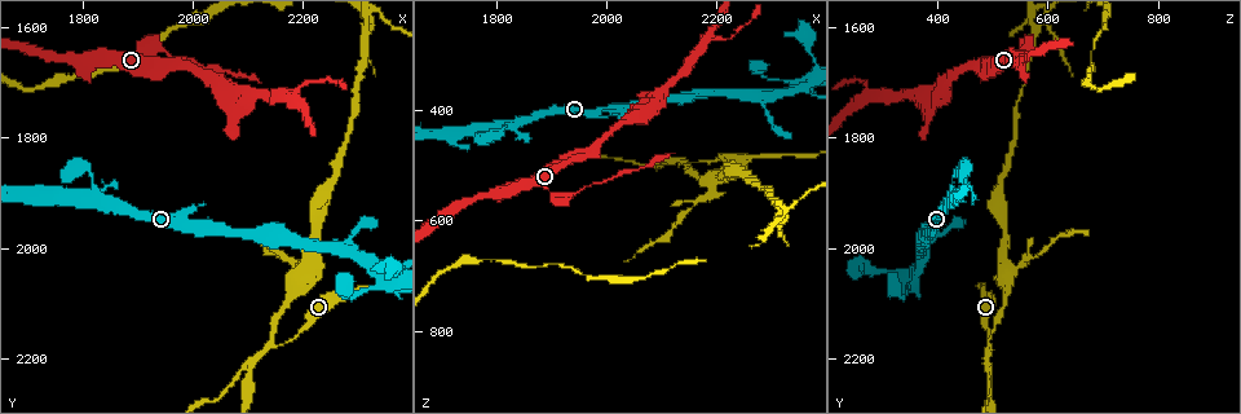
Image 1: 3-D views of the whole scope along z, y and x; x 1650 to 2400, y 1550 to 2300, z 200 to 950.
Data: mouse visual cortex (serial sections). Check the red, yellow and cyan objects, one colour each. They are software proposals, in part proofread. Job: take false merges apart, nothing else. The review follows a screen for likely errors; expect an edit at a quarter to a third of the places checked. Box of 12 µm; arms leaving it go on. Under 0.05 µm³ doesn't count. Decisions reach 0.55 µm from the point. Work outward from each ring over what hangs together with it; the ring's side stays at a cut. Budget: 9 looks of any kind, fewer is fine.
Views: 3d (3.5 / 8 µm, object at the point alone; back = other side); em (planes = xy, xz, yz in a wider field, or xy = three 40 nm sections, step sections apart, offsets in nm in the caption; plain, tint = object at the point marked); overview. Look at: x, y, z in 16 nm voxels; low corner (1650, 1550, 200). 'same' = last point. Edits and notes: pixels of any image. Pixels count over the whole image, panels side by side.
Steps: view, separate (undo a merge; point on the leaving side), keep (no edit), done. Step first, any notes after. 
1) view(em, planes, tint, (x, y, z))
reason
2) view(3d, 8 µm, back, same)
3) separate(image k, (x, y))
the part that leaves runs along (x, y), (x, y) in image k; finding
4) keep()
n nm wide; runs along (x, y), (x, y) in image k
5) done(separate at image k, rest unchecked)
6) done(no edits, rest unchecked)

view(3d, 3.5 µm, (1930, 1625, 560))
sharp bend

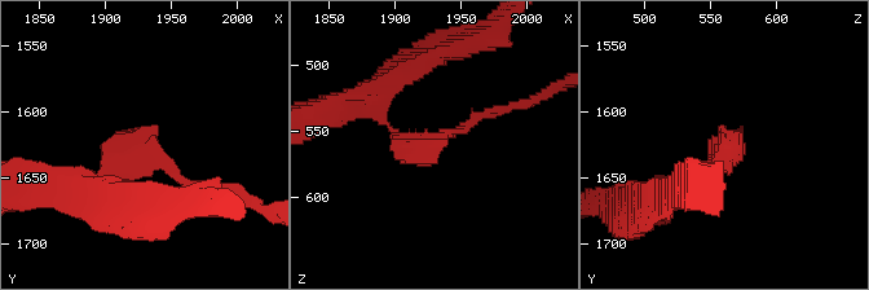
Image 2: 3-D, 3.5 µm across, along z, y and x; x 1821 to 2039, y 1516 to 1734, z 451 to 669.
view(em, xy, step 5, tint, (1926, 1626, 558))
arms of 100, 150 nm; need the tissue

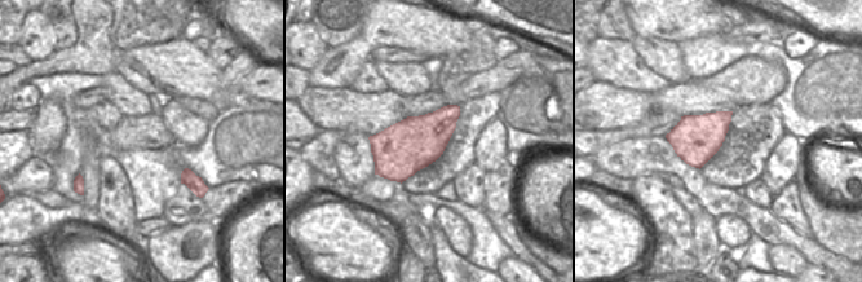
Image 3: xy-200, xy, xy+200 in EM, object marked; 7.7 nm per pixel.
view(em, planes, tint, same)
cut it another way

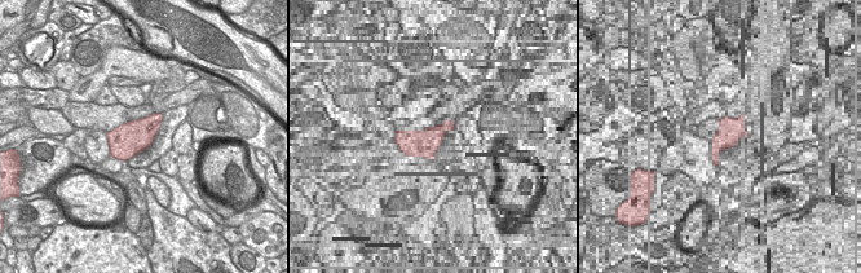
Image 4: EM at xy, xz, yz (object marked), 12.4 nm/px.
separate(image 2, (486, 114))
the part that leaves runs along (442, 133), (546, 93) in image 2; a second cell is stuck on

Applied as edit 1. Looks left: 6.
view(overview)

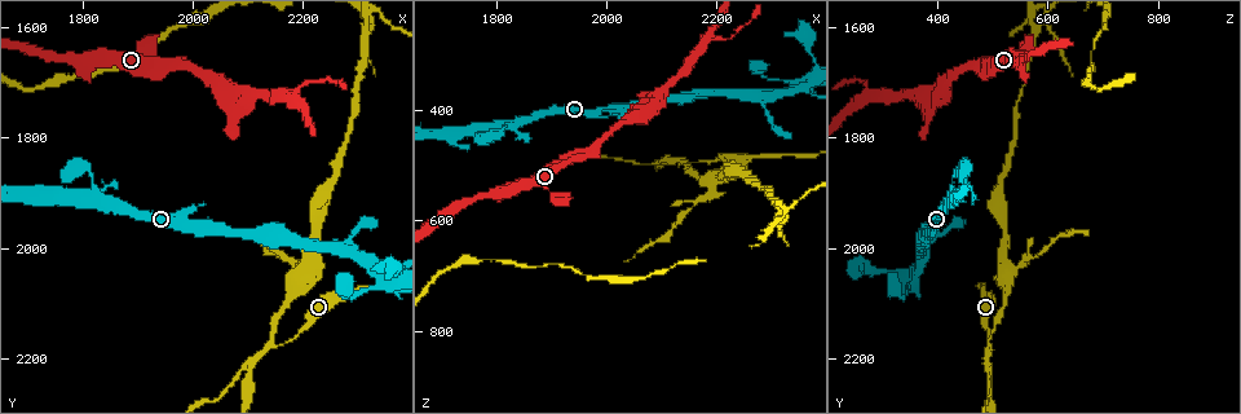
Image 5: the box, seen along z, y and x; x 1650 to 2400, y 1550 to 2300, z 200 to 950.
view(3d, 8 µm, (2340, 2045, 360))
abrupt turn

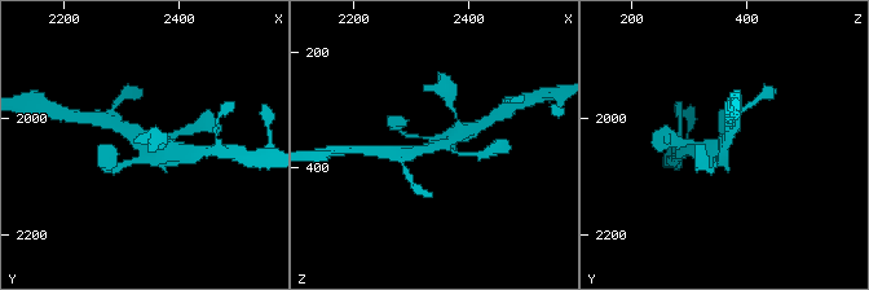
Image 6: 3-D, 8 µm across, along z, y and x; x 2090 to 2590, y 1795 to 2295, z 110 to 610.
view(em, xy, step 2, tint, (2345, 2040, 360))

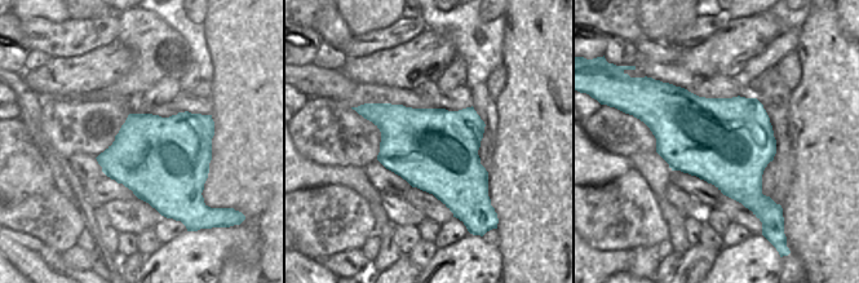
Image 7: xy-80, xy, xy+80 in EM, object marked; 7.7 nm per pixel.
keep()
runs along (407, 154), (448, 143), (459, 124) in image 6; all the same cell

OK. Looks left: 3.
view(3d, 3.5 µm, (1780, 1860, 445))
sudden change in width

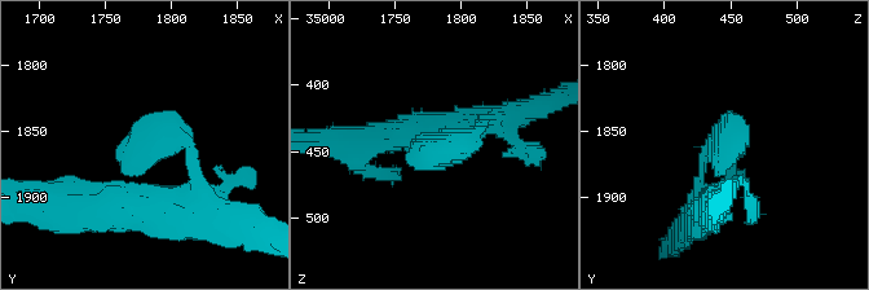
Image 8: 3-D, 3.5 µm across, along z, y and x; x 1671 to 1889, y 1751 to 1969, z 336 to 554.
view(em, xy, step 5, tint, (1780, 1860, 450))

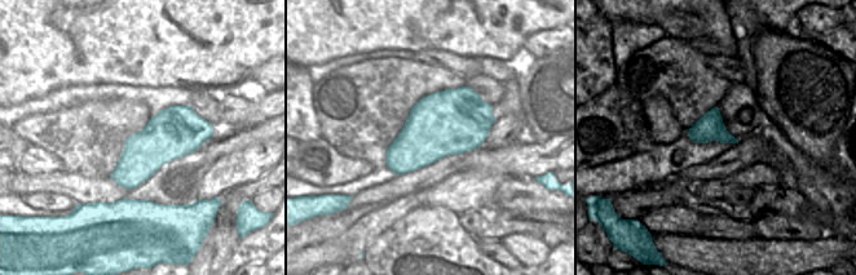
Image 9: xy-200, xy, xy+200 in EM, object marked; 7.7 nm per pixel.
keep()
runs along (149, 209), (133, 157), (189, 130) in image 8; all the same cell

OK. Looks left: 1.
done(separate at image 2, rest unchecked)

